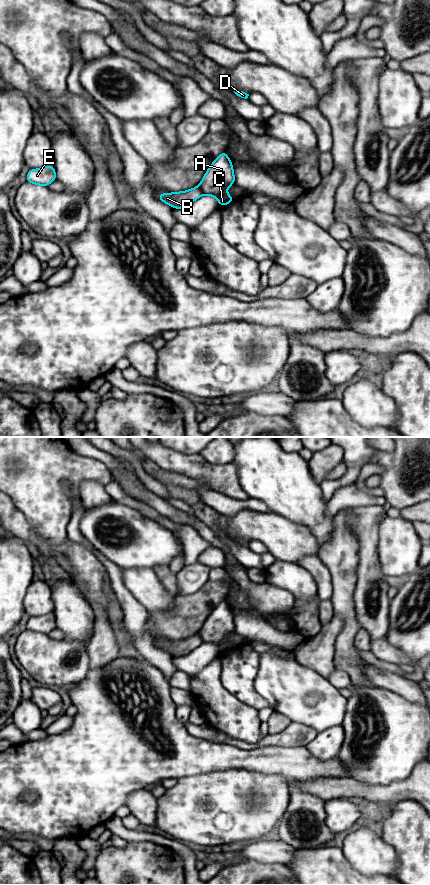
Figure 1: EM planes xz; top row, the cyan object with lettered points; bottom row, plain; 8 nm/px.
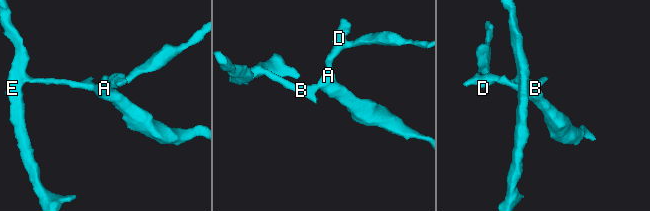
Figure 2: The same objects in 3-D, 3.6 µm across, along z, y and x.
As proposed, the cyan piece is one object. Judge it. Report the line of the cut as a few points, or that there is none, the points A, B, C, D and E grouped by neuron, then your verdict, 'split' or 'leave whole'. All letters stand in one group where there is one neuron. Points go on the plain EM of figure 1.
cut in xz along (198, 634), (203, 641); A C D / B E; split

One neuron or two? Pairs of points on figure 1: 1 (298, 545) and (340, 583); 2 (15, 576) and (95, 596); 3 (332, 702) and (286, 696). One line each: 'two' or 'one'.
1: two
2: two
3: one

